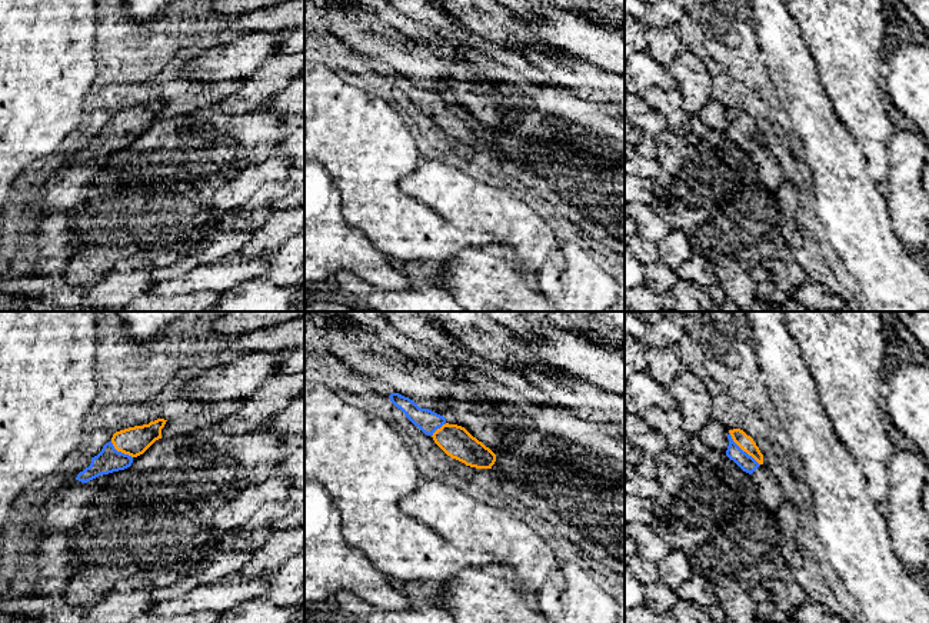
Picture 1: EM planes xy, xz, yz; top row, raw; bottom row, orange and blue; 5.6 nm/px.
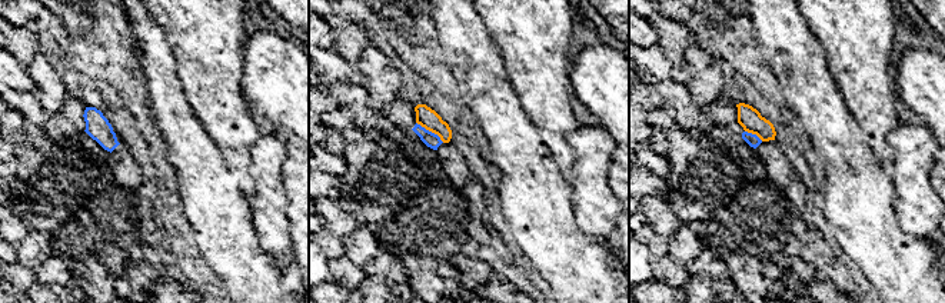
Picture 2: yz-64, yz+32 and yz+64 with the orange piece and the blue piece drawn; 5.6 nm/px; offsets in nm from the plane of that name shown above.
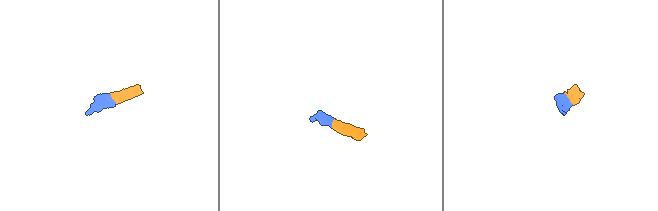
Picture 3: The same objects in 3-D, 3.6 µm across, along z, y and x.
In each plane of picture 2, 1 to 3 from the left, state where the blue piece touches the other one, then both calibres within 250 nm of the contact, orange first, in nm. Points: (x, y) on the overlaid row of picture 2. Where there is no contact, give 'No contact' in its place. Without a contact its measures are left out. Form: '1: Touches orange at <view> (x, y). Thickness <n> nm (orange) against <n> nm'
1: No contact
2: Touches orange at yz+32 (431, 130). Thickness 110 nm (orange) against 90 nm
3: Touches orange at yz+64 (754, 133). Thickness 120 nm (orange) against 70 nm

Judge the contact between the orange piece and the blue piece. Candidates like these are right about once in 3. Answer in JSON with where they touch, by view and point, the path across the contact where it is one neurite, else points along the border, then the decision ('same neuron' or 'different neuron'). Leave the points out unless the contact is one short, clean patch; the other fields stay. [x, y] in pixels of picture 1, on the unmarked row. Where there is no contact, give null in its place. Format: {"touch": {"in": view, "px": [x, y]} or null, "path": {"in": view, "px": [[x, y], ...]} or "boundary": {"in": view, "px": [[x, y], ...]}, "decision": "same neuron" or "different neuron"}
{"touch": {"in": "yz", "px": [742, 129]}, "path": {"in": "yz", "px": [[745, 122], [742, 129], [742, 139]]}, "decision": "same neuron"}

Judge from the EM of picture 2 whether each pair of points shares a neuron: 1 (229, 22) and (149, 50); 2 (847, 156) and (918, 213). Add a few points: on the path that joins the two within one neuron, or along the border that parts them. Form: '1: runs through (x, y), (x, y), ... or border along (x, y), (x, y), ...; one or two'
1: border along (150, 15), (165, 33), (176, 63), (177, 76); two
2: border along (892, 179), (894, 209), (901, 227); two

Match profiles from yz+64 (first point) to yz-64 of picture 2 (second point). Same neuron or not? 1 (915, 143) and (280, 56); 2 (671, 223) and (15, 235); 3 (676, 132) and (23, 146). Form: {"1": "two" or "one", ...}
{"1": "two", "2": "one", "3": "one"}

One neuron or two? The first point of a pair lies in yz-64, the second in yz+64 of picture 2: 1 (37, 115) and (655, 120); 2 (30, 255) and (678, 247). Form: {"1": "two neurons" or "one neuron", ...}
{"1": "one neuron", "2": "one neuron"}

